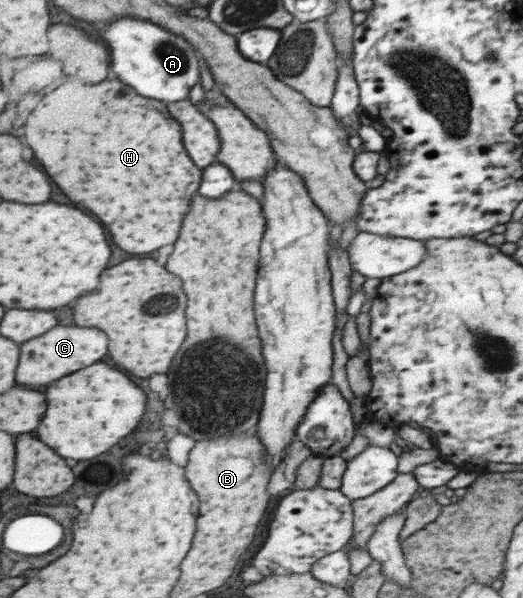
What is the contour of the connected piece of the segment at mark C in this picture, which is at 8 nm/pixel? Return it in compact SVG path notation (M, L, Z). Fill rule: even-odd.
M54 327L46 335L26 341L20 349L18 383L44 387L64 375L98 363L108 353L108 337L94 327Z

